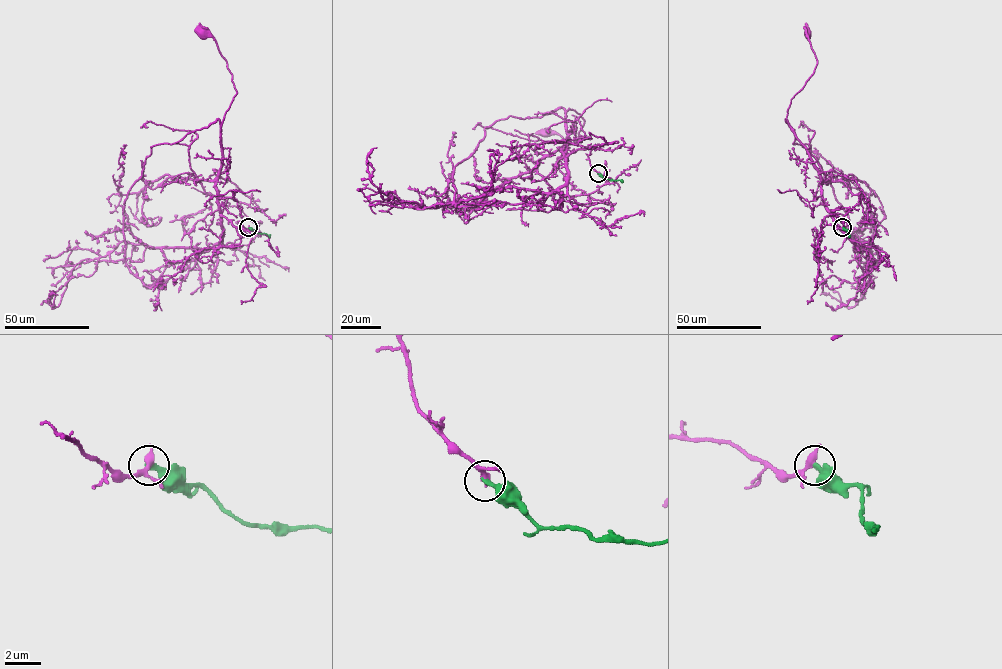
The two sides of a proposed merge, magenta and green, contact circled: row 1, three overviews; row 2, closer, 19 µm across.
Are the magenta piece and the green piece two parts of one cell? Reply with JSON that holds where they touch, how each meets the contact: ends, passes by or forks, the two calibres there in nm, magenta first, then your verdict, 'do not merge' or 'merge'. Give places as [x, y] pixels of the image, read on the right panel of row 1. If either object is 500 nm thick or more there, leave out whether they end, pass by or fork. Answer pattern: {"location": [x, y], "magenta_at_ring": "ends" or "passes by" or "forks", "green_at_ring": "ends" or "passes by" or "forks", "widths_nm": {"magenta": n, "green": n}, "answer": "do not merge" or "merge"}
{"location": [842, 227], "magenta_at_ring": "passes by", "green_at_ring": "ends", "widths_nm": {"magenta": 320, "green": 280}, "answer": "do not merge"}

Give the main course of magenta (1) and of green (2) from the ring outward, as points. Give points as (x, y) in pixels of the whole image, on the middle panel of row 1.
1: (598, 173), (591, 148), (566, 159), (560, 149), (566, 111), (579, 113), (584, 123), (571, 144), (544, 133)
2: (598, 173), (605, 179), (623, 182)

